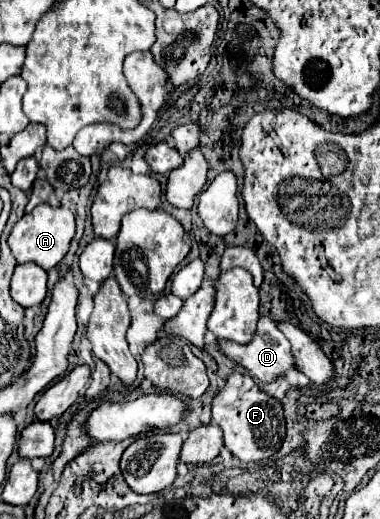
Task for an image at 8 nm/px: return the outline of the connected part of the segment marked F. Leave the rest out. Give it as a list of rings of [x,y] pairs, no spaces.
[[[233,373],[227,377],[227,385],[213,399],[213,421],[223,429],[225,447],[239,461],[263,461],[275,455],[285,441],[285,417],[283,405],[275,397],[257,389],[257,383],[249,375]]]

